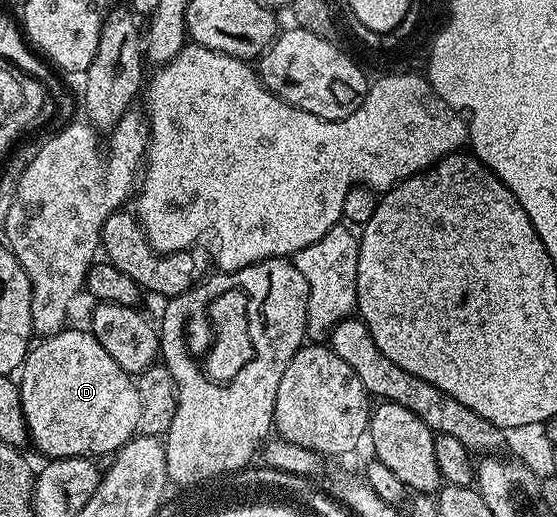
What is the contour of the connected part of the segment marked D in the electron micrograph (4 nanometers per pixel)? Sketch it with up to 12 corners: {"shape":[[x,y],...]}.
{"shape":[[92,330],[20,368],[32,446],[112,456],[138,434],[134,376]]}

